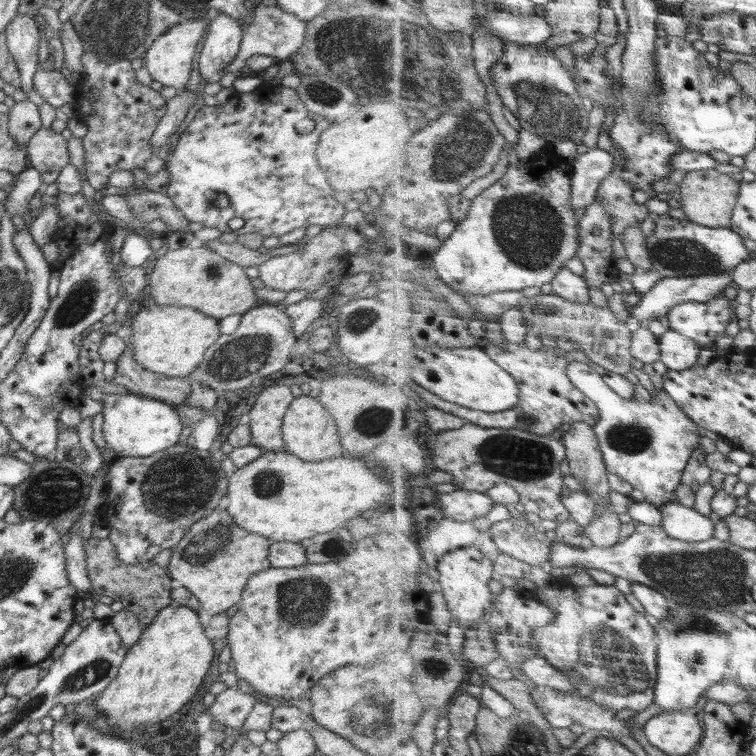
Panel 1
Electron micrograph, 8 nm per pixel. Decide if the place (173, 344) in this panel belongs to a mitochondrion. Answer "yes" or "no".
no

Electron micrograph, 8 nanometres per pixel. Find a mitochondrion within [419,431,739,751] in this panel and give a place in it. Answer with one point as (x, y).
(605, 661)

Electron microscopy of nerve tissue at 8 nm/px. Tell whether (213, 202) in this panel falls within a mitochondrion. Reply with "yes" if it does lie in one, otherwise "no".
no

